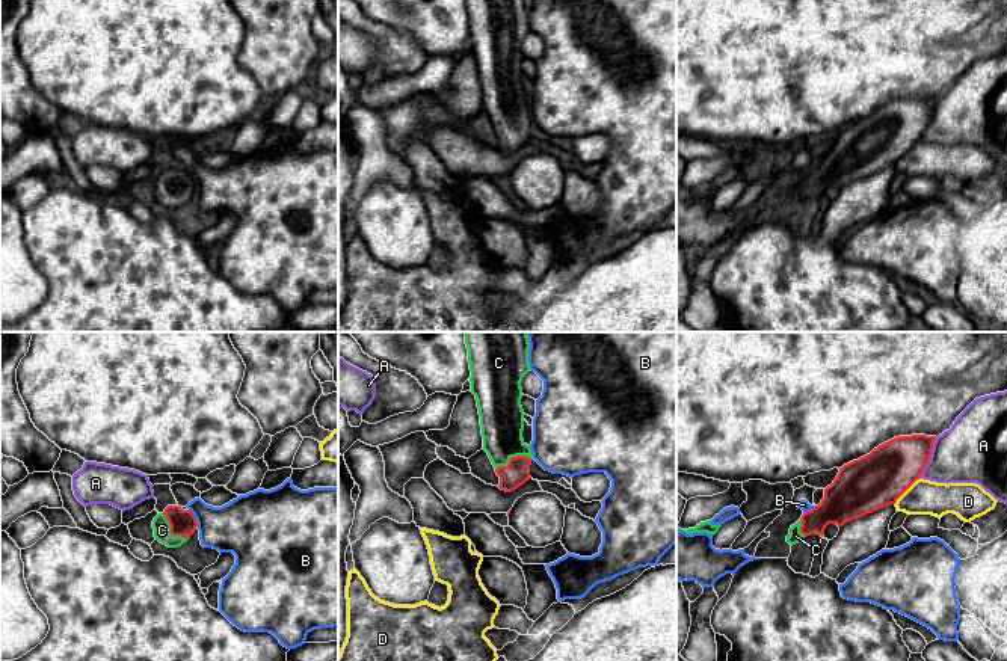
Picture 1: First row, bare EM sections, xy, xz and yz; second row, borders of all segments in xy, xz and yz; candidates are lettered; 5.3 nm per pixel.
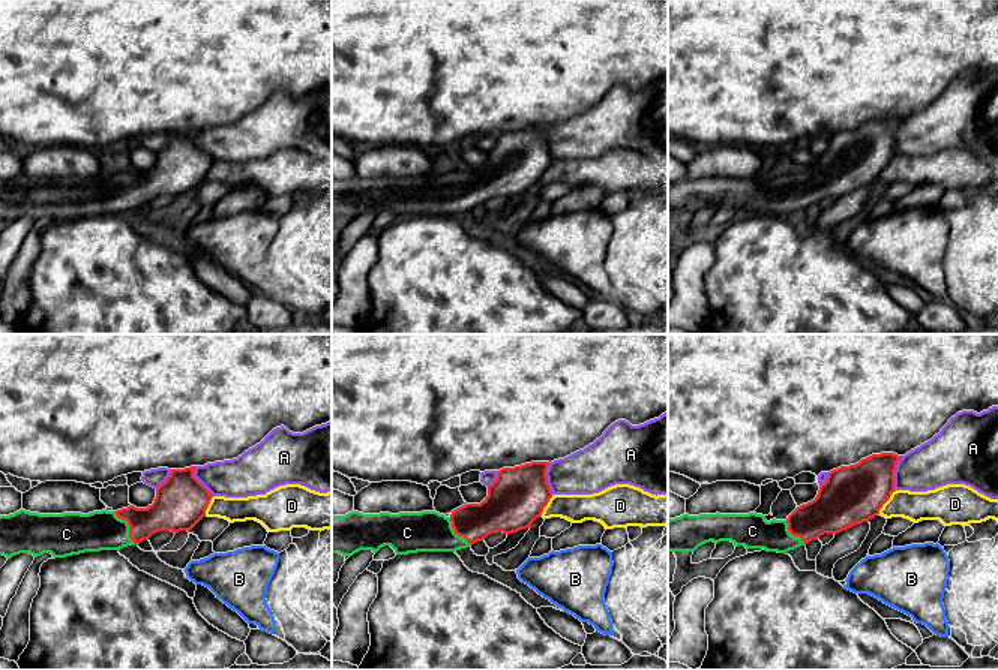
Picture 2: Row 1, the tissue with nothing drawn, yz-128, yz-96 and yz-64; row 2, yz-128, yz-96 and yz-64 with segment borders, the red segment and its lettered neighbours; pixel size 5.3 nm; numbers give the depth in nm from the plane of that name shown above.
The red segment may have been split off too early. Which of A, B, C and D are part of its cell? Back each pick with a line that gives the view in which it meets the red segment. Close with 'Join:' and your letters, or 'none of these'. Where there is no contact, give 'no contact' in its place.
C: contact in xz
Join: C

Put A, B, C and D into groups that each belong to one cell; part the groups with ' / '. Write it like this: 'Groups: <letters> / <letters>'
Groups: A / B / C / D

